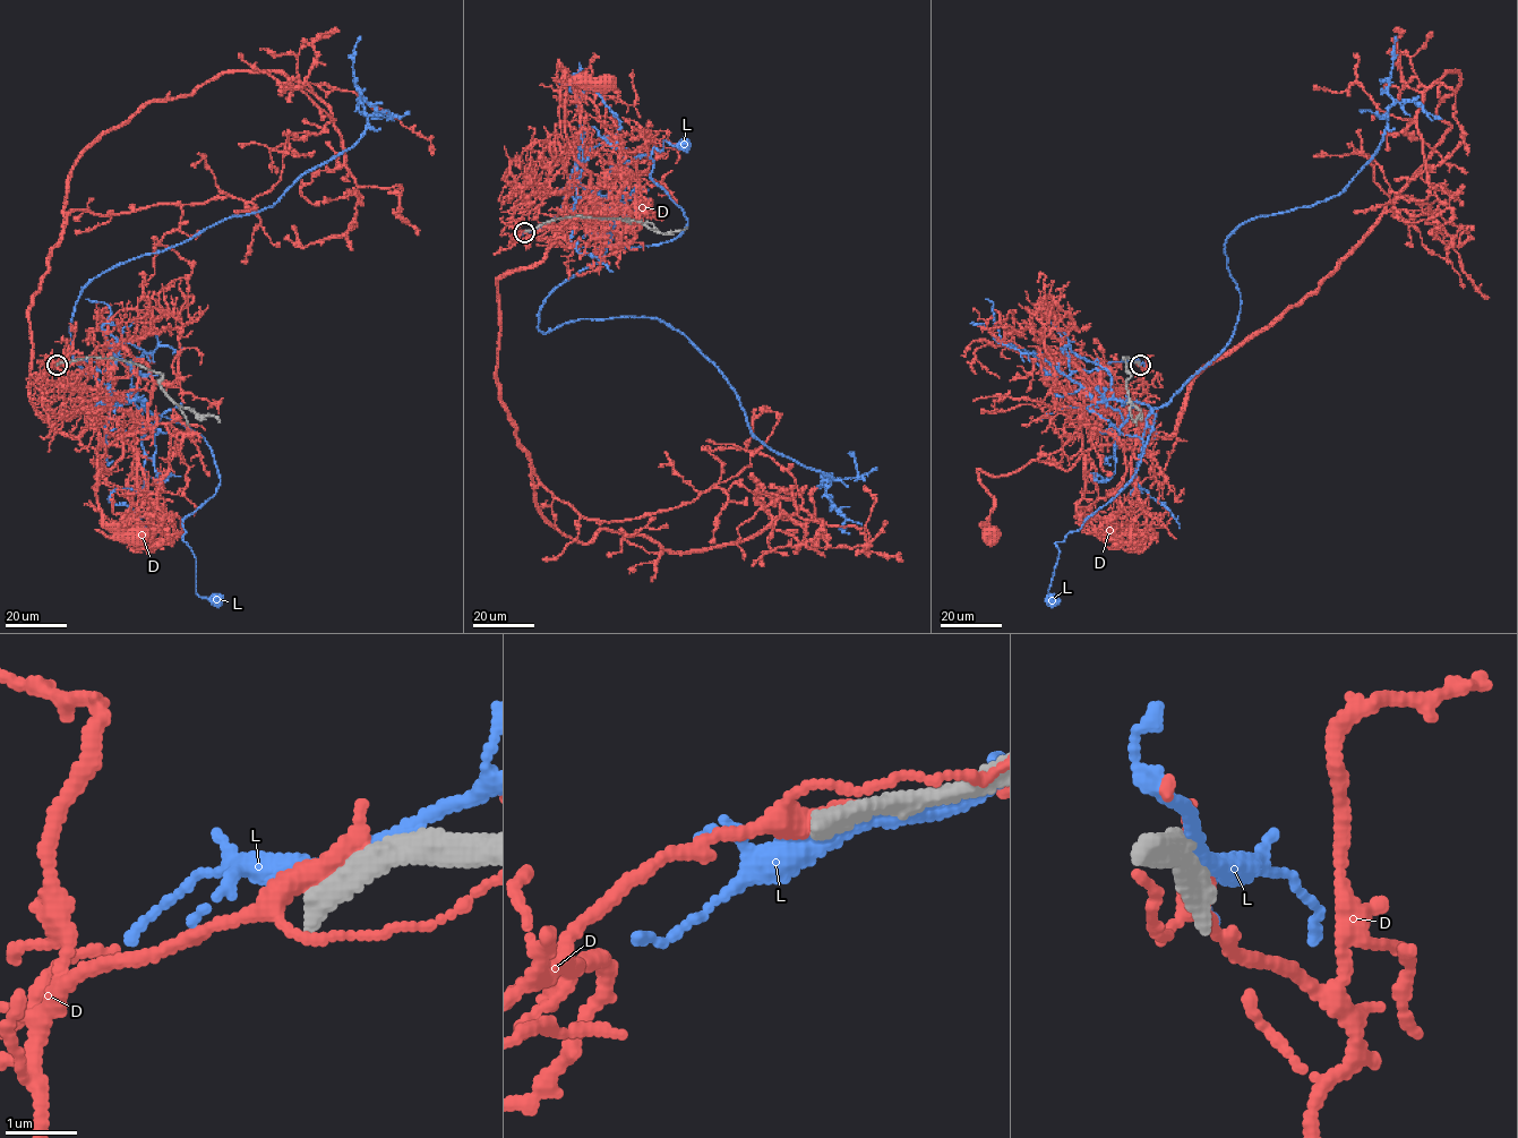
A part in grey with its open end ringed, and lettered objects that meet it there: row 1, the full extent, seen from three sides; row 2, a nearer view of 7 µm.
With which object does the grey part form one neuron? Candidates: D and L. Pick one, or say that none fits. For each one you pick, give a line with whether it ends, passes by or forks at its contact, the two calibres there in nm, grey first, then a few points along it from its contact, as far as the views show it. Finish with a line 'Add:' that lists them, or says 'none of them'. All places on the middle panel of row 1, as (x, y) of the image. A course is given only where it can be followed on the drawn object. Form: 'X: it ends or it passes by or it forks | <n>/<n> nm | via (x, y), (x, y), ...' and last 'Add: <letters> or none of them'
Add: none of them

